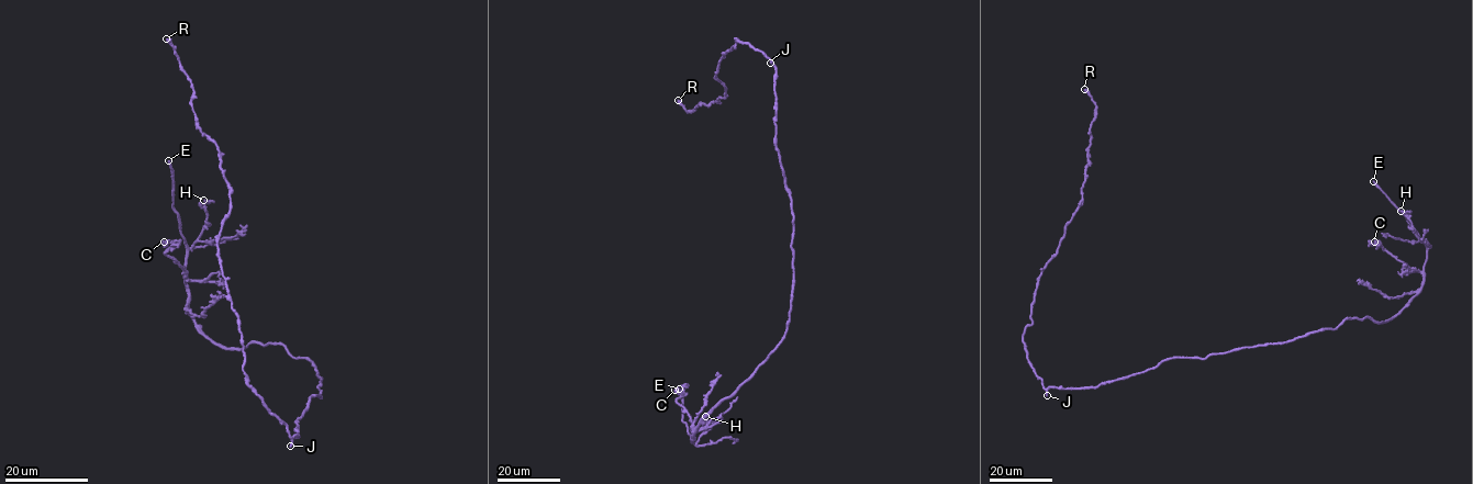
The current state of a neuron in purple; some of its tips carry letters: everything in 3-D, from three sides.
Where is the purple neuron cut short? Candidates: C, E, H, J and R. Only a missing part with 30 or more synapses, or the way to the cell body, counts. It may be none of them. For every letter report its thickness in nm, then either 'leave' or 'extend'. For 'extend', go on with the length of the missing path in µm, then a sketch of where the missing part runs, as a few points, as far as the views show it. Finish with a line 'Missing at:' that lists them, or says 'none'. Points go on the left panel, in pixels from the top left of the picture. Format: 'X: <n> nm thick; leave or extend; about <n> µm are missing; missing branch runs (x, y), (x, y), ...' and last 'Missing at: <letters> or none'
C: 170 nm thick; leave
E: 180 nm thick; extend; about 10 µm are missing
H: 180 nm thick; leave
J: 240 nm thick; extend; about 120 µm are missing; missing branch runs (290, 446), (234, 460), (154, 431), (111, 428), (36, 464)
R: 480 nm thick; leave
Missing at: E, J

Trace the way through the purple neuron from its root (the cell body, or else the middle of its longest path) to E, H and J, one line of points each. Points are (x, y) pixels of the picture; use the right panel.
E: (1144, 371), (1171, 358), (1293, 340), (1346, 318), (1384, 323), (1395, 316), (1421, 286), (1427, 247), (1373, 181)
H: (1144, 371), (1171, 358), (1293, 340), (1346, 318), (1392, 318), (1419, 291), (1428, 247), (1401, 211)
J: (1144, 371), (1096, 386), (1050, 386), (1047, 395)

